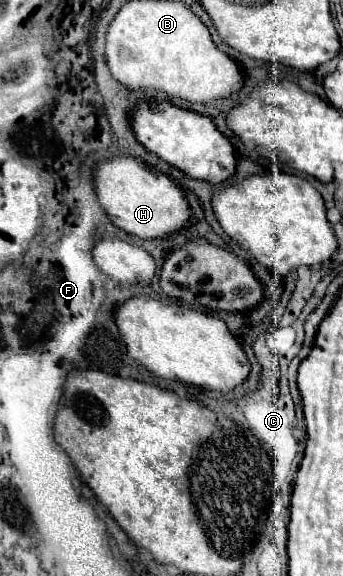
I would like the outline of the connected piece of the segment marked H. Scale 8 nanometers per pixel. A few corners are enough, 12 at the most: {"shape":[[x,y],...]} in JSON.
{"shape":[[116,156],[94,188],[112,224],[146,240],[184,228],[190,208],[166,174]]}

